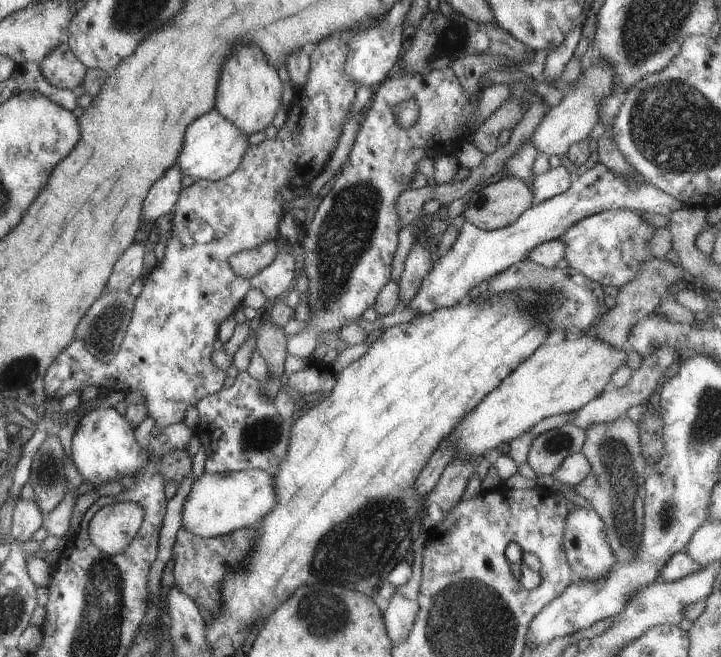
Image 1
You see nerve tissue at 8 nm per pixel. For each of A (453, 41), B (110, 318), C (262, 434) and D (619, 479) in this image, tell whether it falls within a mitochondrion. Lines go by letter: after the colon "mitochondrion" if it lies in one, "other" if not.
A: mitochondrion
B: mitochondrion
C: mitochondrion
D: mitochondrion

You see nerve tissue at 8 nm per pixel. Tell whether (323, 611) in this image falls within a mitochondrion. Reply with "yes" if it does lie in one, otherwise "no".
yes

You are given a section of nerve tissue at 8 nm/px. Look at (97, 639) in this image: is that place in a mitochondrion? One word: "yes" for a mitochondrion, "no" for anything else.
yes

